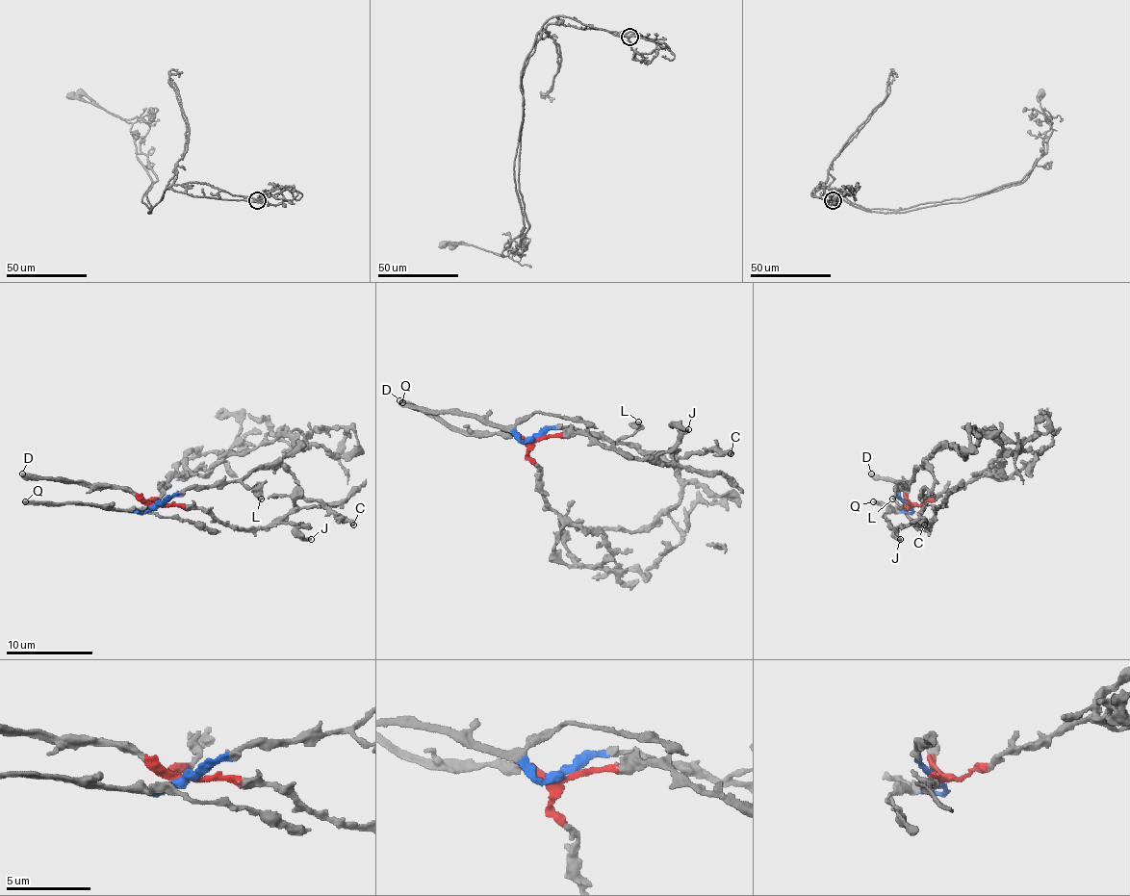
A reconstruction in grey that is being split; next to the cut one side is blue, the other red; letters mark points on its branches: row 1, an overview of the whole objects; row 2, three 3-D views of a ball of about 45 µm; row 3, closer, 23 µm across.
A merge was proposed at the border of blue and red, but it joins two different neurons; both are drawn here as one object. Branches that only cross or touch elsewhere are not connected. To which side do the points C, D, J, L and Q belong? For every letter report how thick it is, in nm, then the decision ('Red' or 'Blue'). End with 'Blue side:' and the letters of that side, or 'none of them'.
C: Thickness 480 nm. Blue
D: Thickness 460 nm. Red
J: Thickness 280 nm. Red
L: Thickness 440 nm. Blue
Q: Thickness 320 nm. Blue
Blue side: C, L, Q

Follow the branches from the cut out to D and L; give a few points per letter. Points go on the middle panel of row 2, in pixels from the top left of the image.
D: (535, 441), (449, 429), (399, 399)
L: (535, 441), (548, 429), (563, 427), (619, 441), (630, 436), (639, 421)

